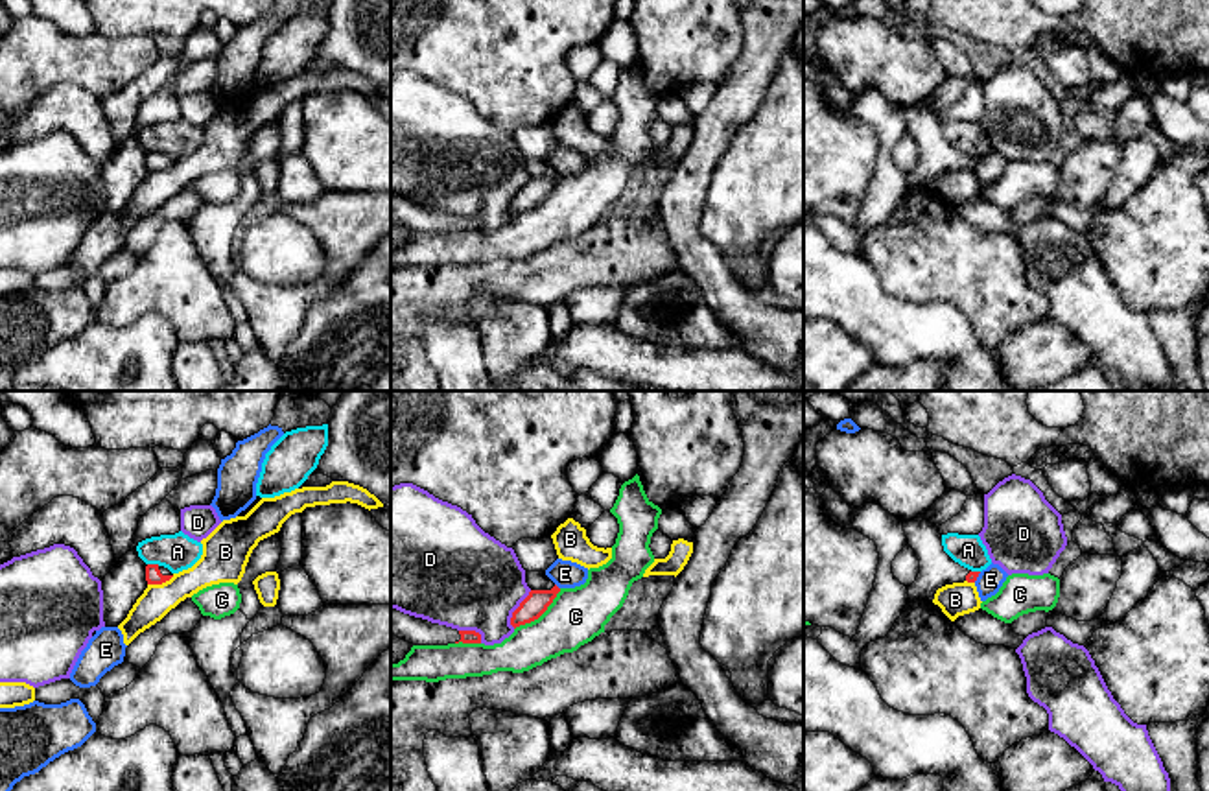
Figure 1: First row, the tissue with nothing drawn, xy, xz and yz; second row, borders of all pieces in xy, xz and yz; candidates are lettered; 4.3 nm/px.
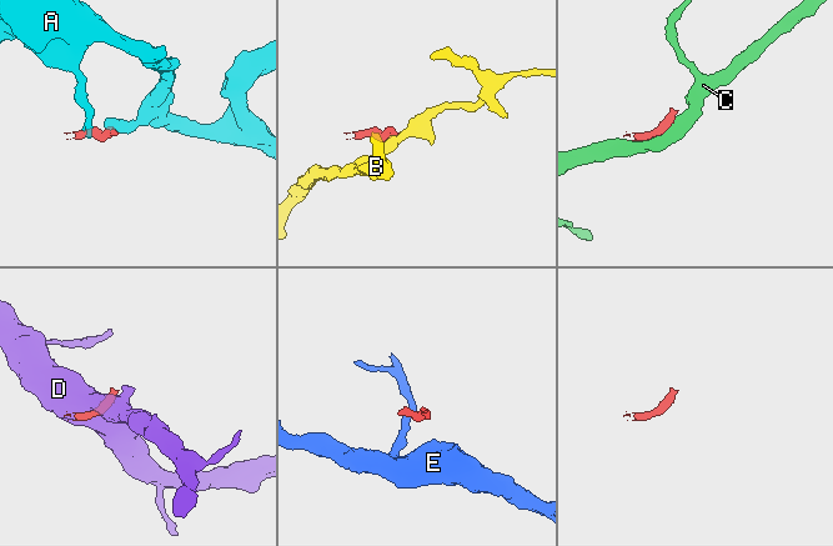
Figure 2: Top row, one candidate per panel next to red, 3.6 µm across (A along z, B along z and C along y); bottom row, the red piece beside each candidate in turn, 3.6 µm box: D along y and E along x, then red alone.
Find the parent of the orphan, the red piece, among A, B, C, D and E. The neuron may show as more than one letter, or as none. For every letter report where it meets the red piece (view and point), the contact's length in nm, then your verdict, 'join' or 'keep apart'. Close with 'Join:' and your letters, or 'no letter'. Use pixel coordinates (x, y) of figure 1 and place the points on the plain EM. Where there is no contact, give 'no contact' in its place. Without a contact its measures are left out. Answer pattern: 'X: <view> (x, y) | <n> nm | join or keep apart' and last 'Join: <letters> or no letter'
A: xy (153, 152) | 60 nm | keep apart
B: xy (161, 170) | 130 nm | keep apart
C: xz (540, 201) | 280 nm | keep apart
D: xz (516, 196) | 190 nm | keep apart
E: xz (557, 174) | 40 nm | keep apart
Join: no letter

